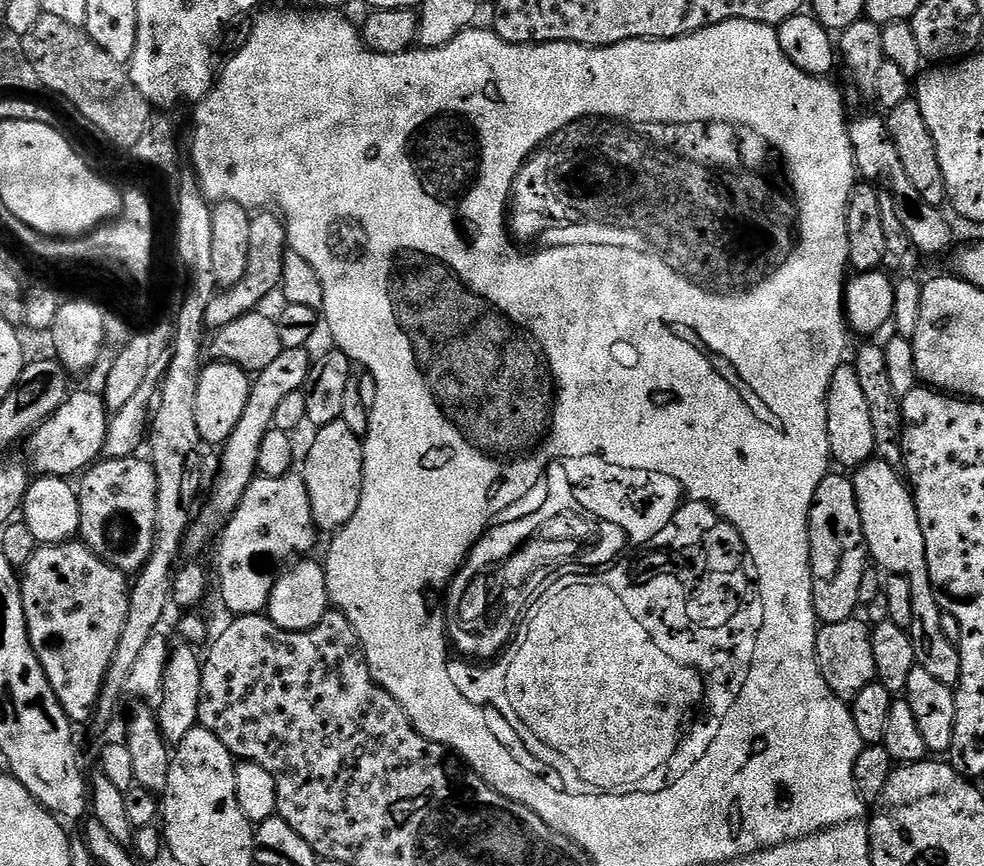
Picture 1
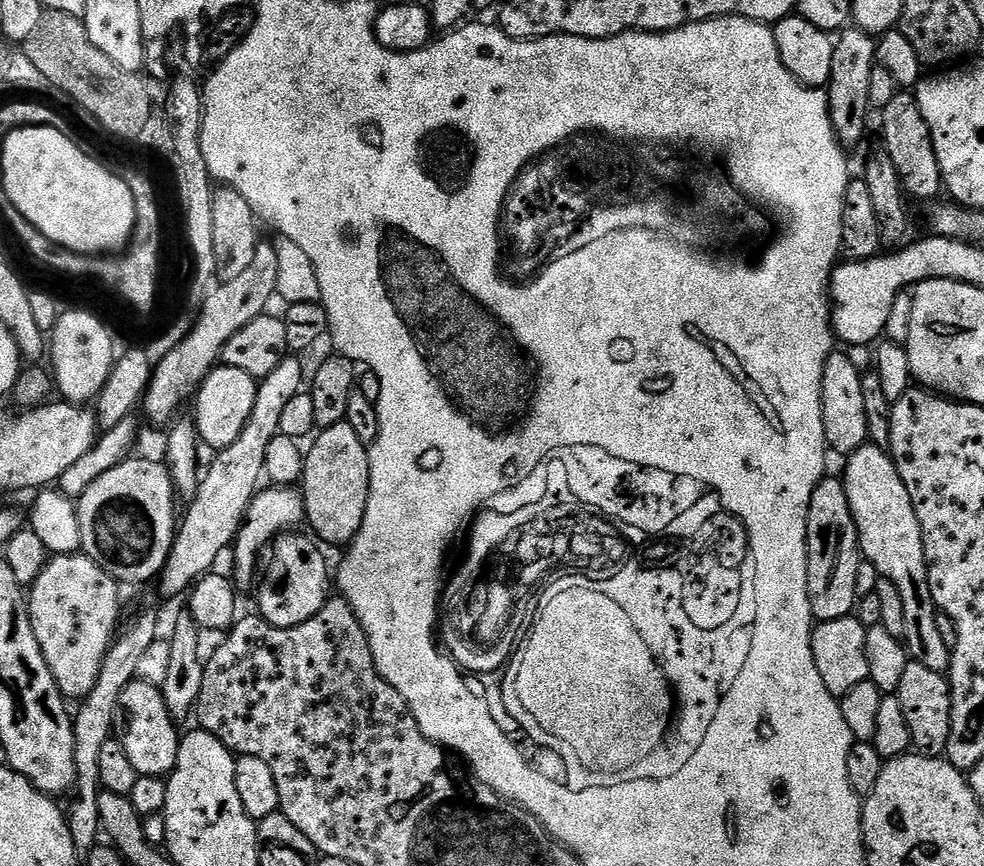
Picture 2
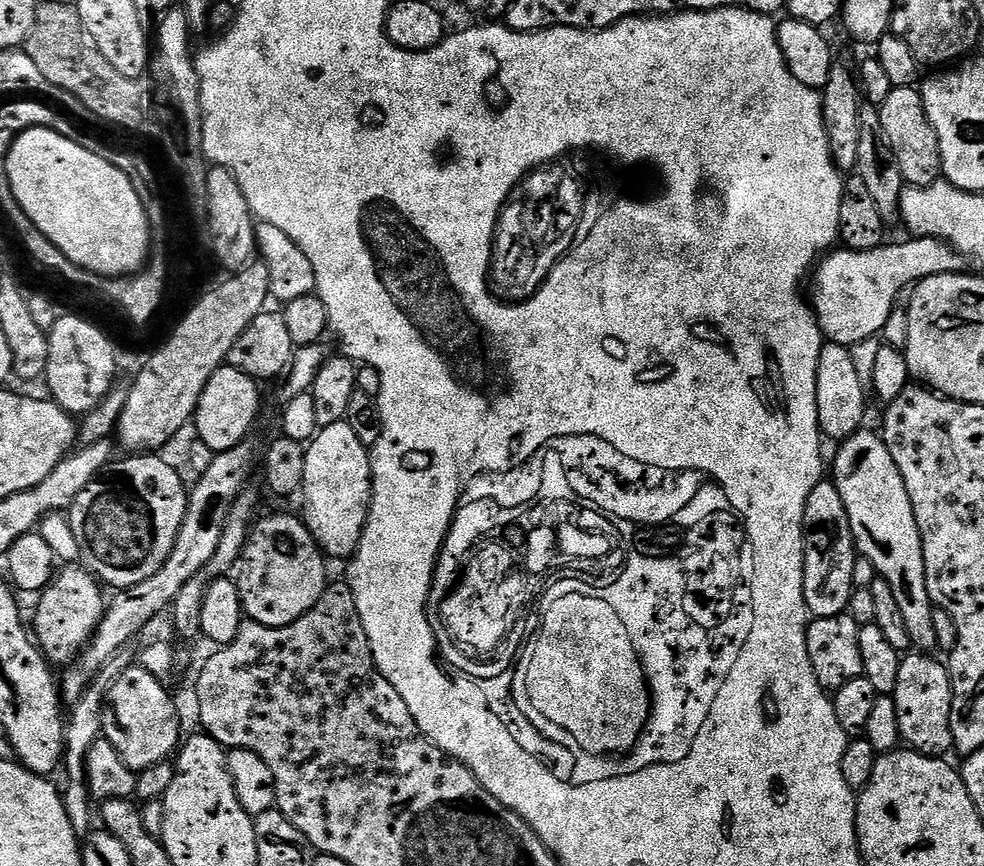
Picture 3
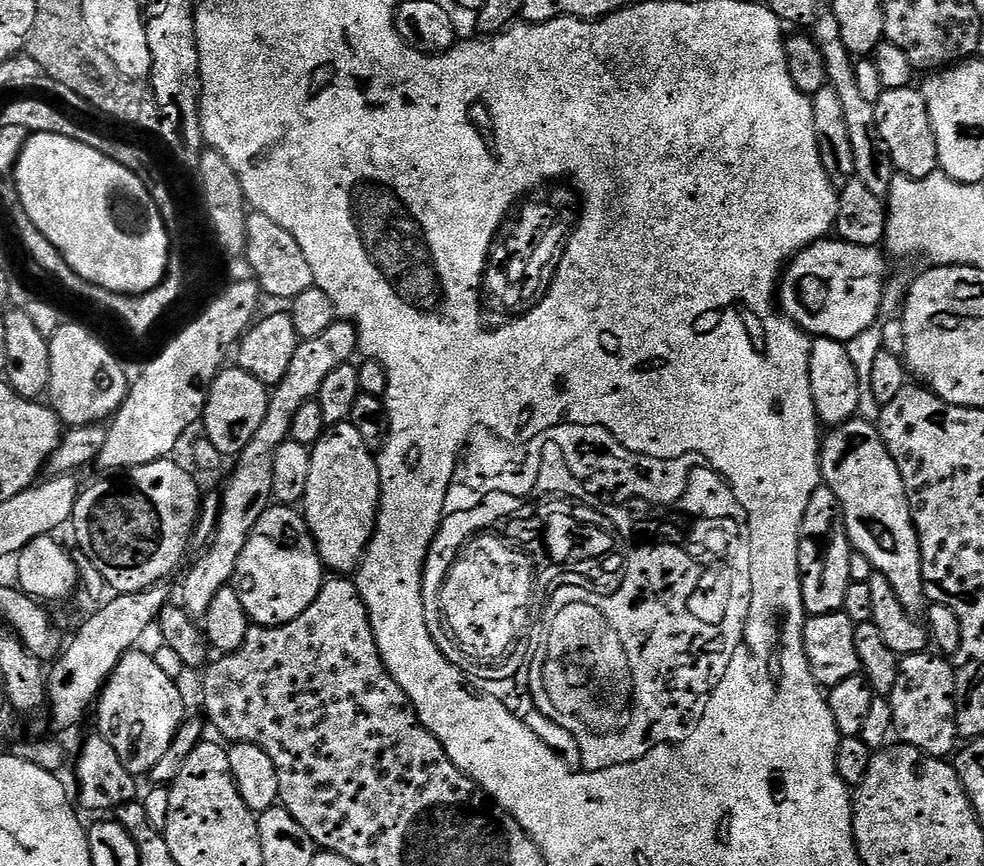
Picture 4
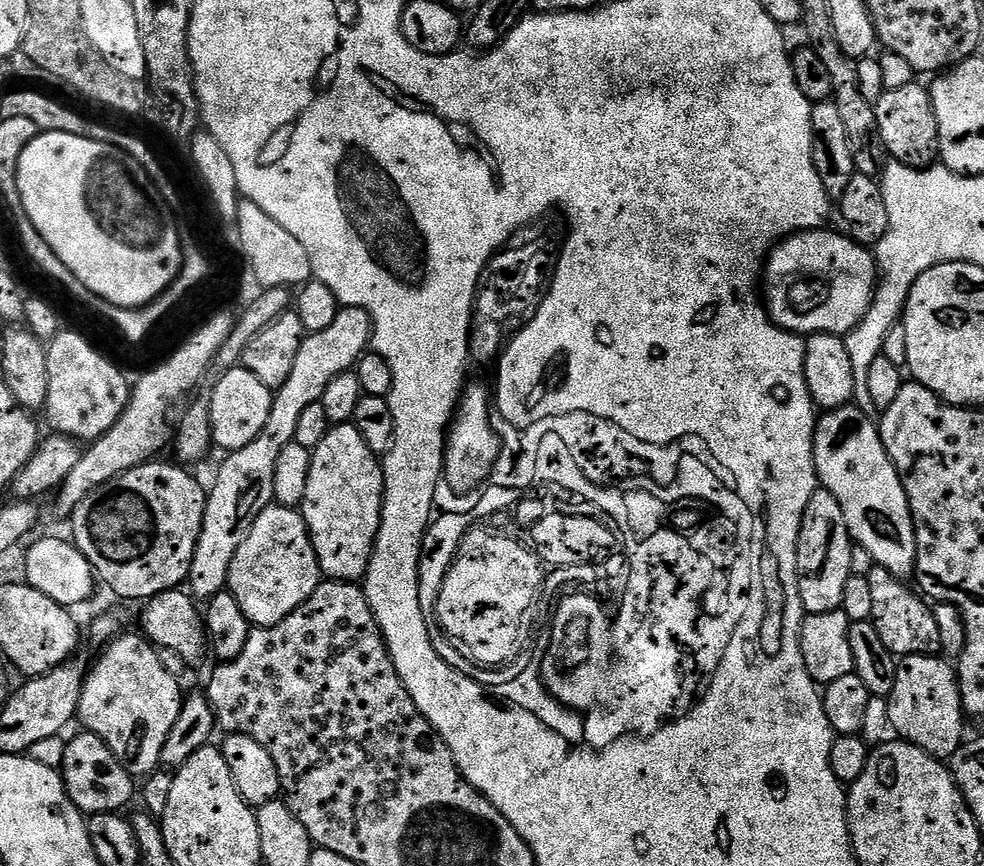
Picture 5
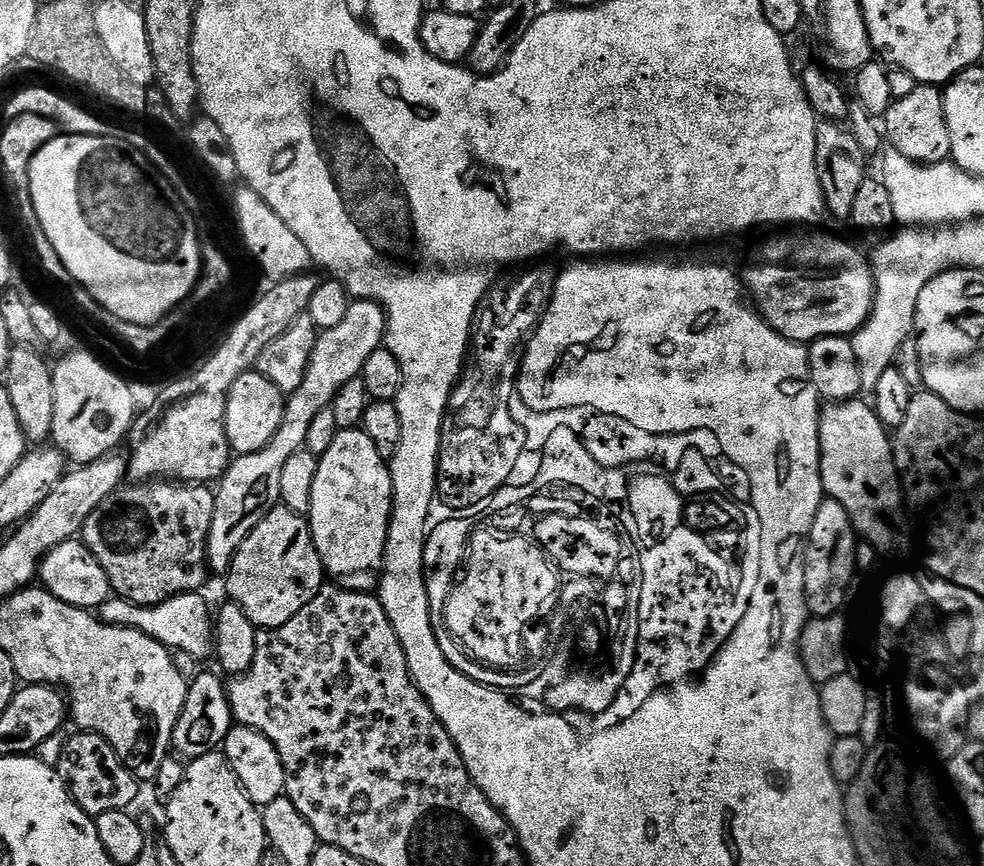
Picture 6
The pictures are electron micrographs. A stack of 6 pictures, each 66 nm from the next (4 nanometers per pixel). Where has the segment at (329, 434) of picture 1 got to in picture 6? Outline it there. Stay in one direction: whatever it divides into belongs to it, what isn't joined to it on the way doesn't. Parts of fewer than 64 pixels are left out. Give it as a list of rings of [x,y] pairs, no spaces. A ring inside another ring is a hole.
[[[345,428],[337,431],[336,437],[330,442],[328,449],[317,459],[314,488],[310,490],[310,506],[306,513],[306,519],[327,579],[335,582],[341,588],[348,588],[351,592],[372,592],[378,584],[378,573],[384,562],[384,546],[388,541],[388,523],[392,520],[392,470],[385,453],[378,446],[374,446],[374,442],[370,442],[368,435],[360,428]]]

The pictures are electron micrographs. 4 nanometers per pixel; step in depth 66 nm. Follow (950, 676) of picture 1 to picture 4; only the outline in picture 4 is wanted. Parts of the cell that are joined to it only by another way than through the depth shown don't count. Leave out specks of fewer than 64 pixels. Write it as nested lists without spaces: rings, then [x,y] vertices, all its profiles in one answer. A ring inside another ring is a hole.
[[[853,418],[845,424],[835,425],[829,432],[832,433],[829,436],[827,433],[823,437],[820,446],[820,475],[826,487],[834,490],[836,501],[840,504],[840,513],[844,515],[848,540],[853,549],[866,554],[866,558],[870,558],[873,569],[883,574],[886,582],[890,582],[890,586],[894,586],[894,594],[898,594],[898,602],[902,602],[902,606],[908,613],[923,613],[926,608],[926,597],[920,561],[920,543],[916,537],[916,527],[910,514],[902,474],[898,474],[898,466],[894,458],[890,458],[882,442],[879,427],[865,420]]]

